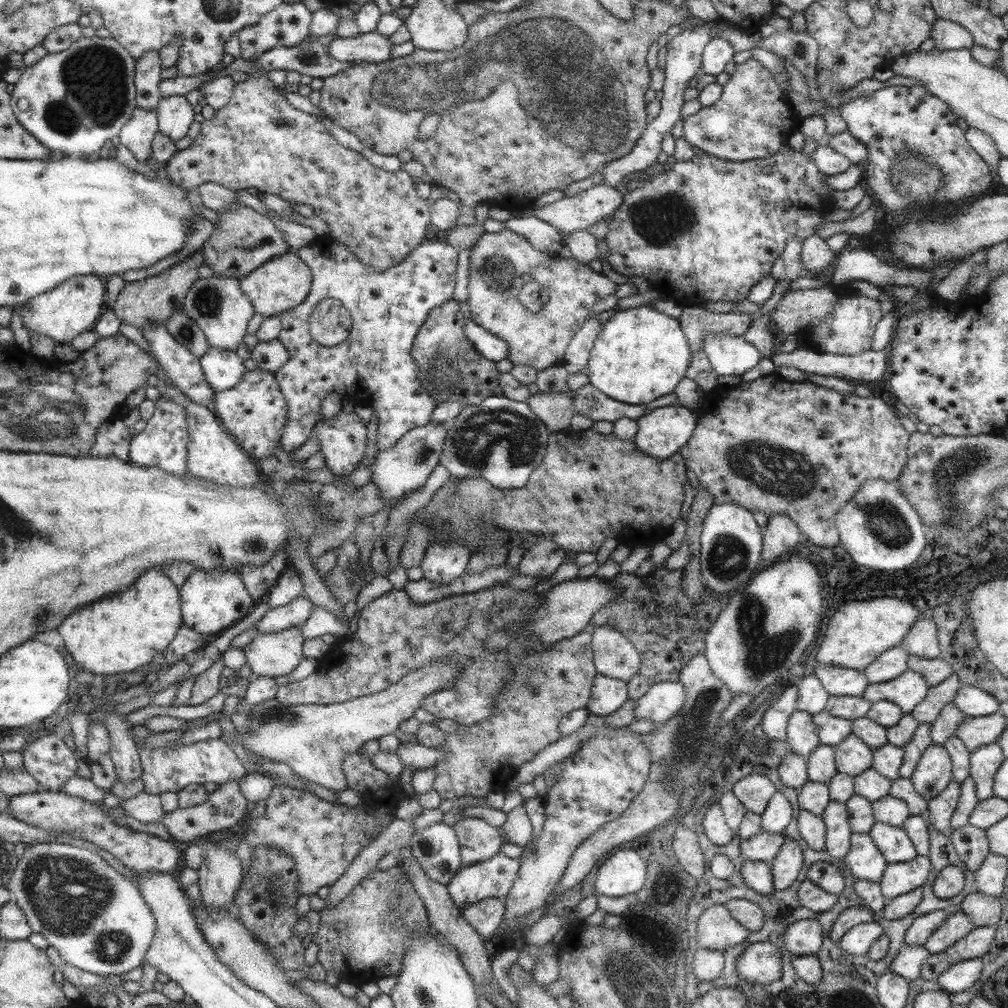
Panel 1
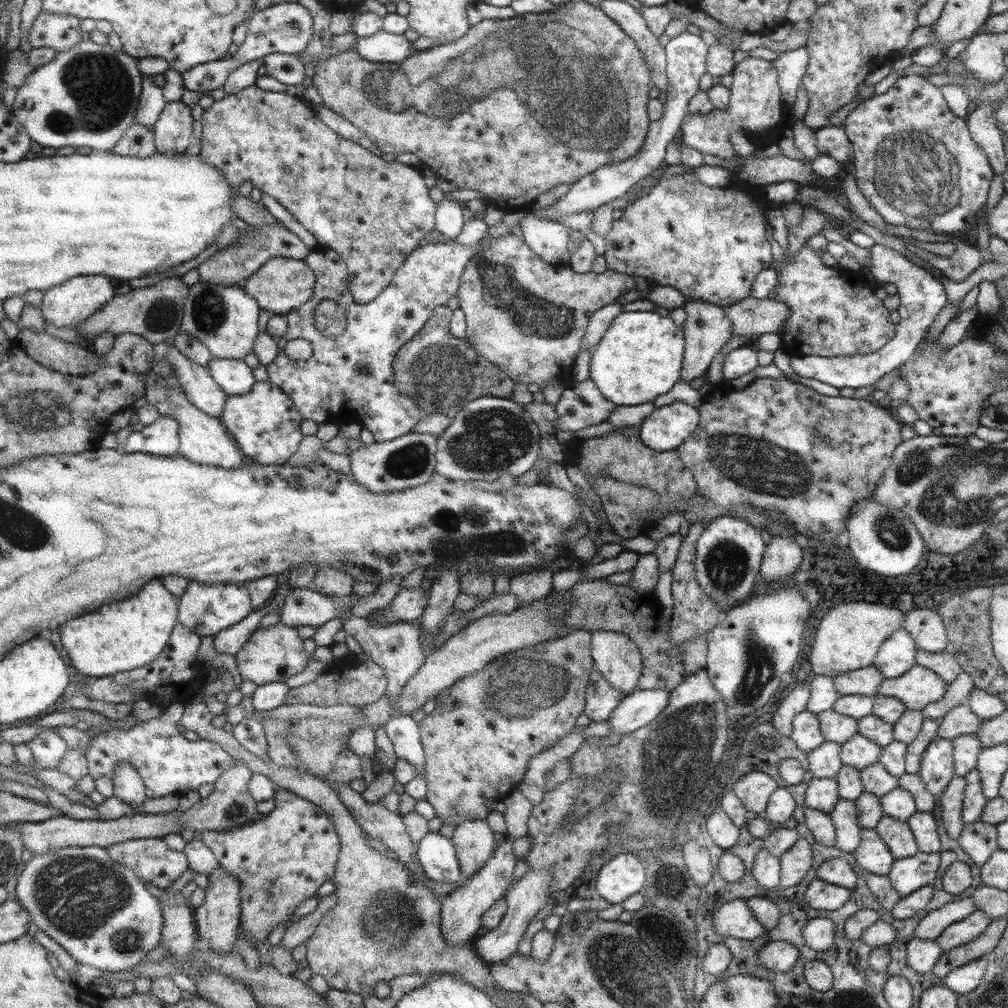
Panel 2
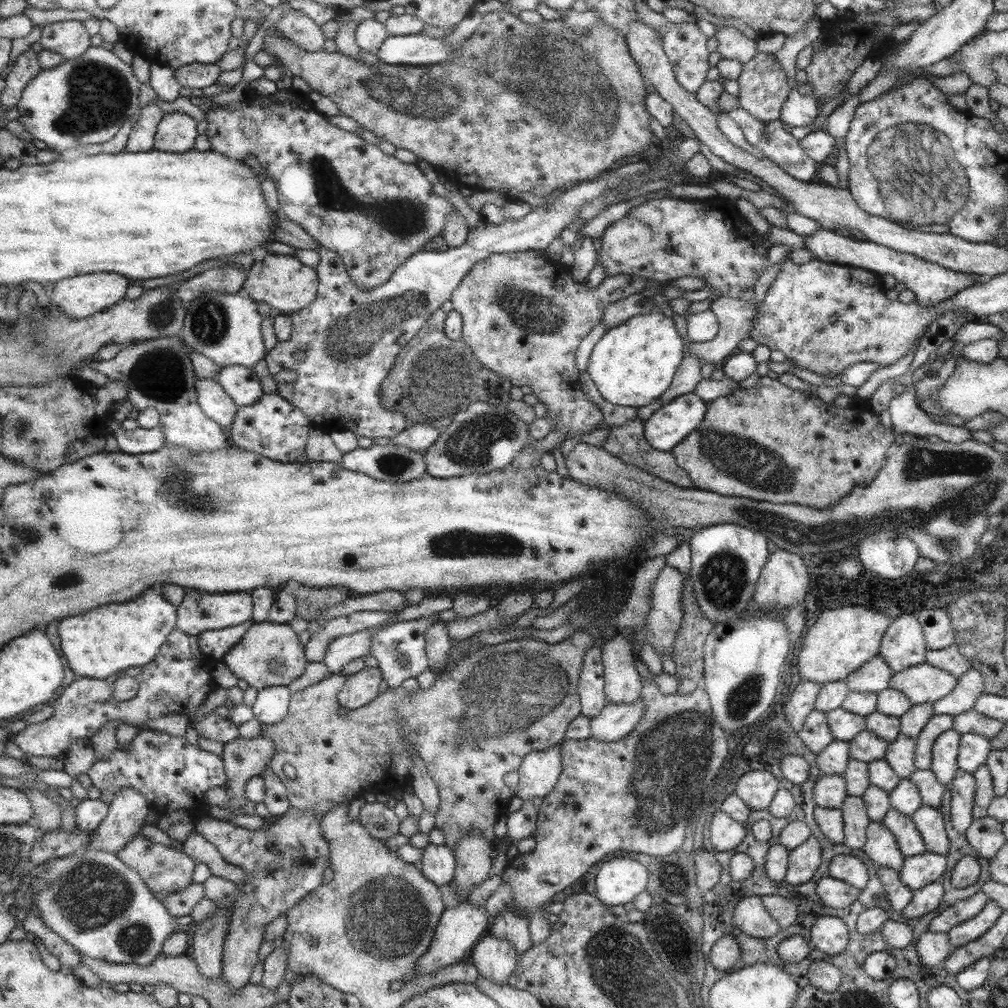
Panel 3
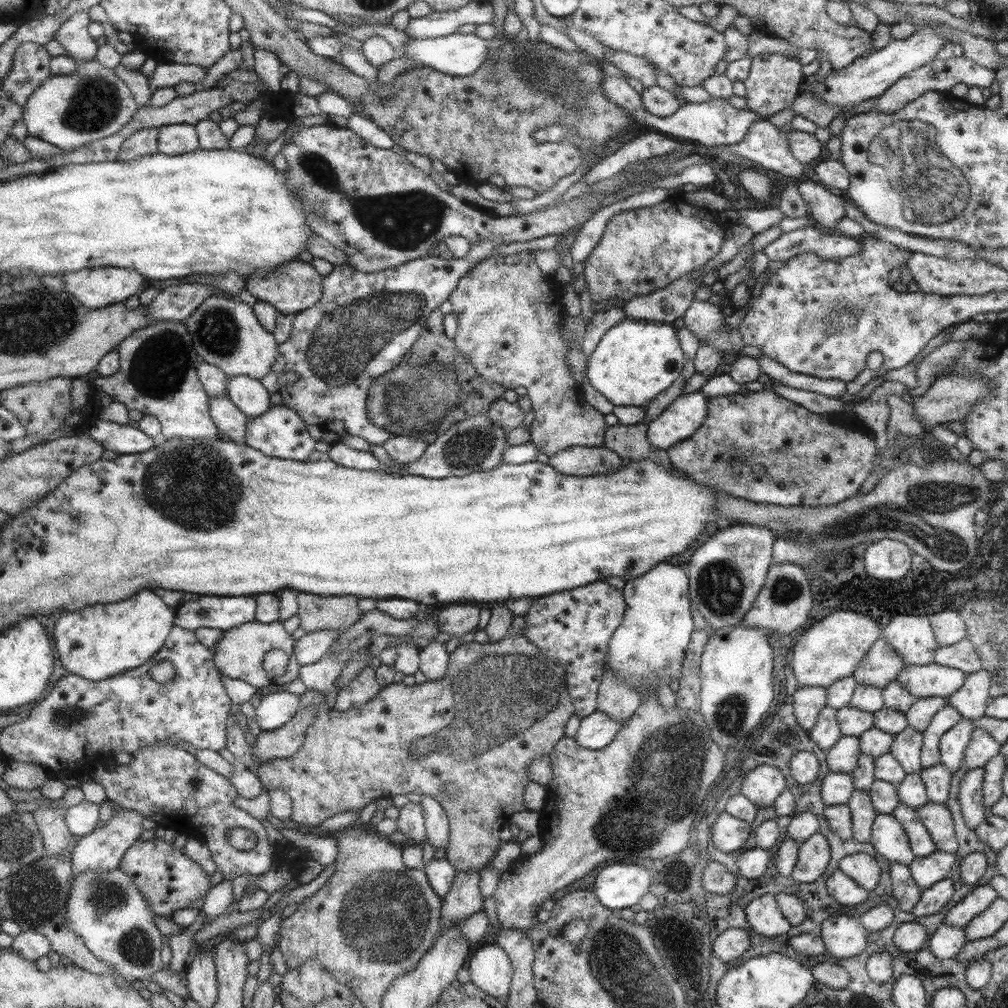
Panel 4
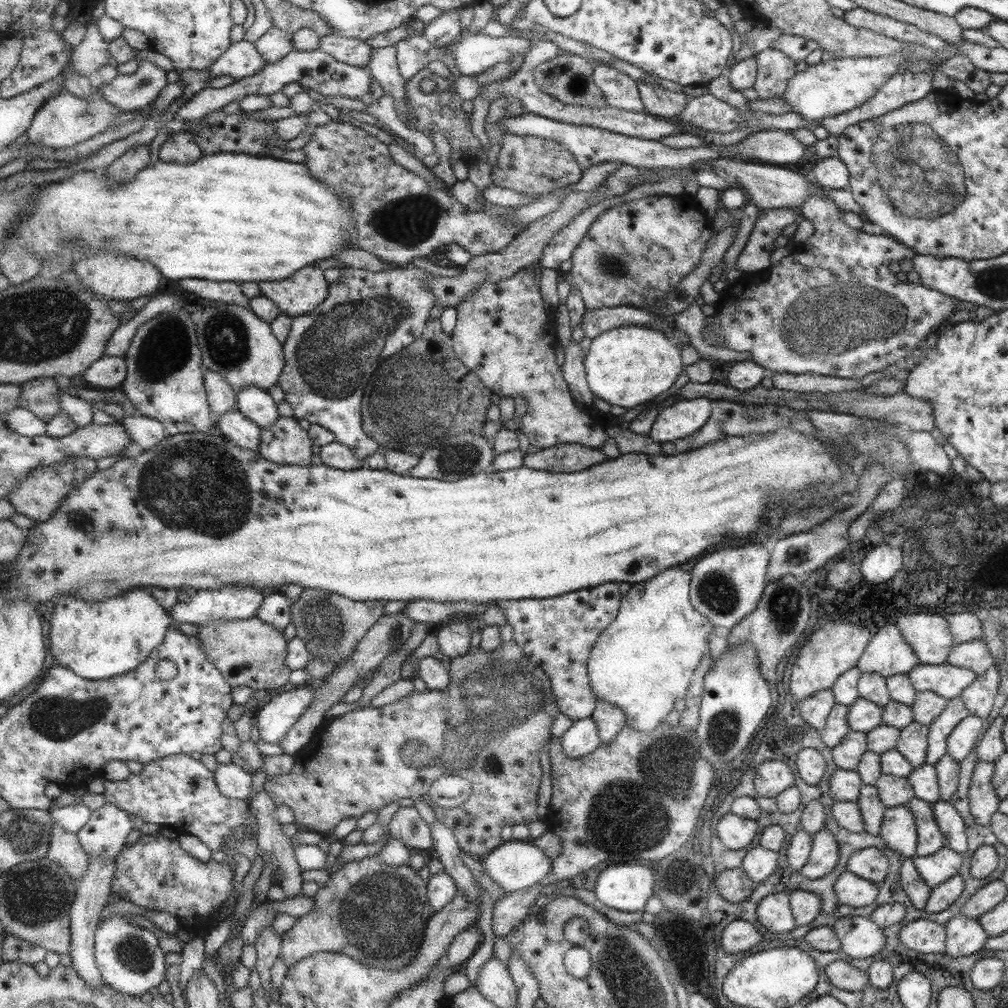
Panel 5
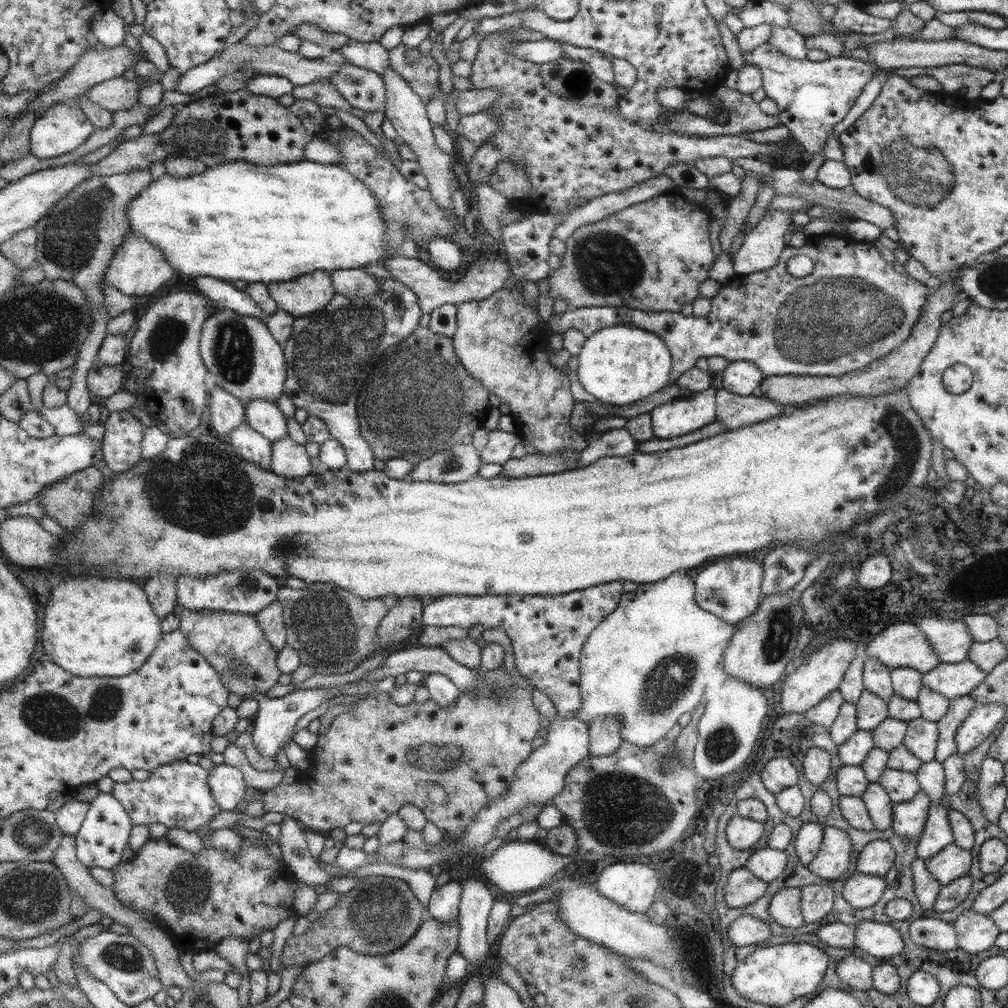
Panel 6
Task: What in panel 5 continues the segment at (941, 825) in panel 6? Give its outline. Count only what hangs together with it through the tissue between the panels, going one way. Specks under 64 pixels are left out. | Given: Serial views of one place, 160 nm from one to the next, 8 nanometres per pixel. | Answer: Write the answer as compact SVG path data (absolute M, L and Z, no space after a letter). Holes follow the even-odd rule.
M913 798L906 804L916 823L915 856L926 857L937 853L944 847L944 836L933 819L931 804L917 798Z

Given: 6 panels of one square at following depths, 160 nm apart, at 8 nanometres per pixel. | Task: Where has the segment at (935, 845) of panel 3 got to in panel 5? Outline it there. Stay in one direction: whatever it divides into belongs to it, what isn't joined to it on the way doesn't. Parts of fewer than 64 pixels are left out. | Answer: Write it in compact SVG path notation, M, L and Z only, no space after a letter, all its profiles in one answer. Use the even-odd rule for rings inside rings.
M947 801L933 802L931 808L933 819L944 836L944 847L948 847L963 856L967 850L967 838L961 817Z

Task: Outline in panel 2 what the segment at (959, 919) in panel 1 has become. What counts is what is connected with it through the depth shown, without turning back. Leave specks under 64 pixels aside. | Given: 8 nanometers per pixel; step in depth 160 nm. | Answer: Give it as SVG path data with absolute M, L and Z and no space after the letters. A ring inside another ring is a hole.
M974 910L963 920L945 927L934 941L942 951L949 951L956 946L975 940L986 929L989 921L991 921L990 918L987 918L980 910Z

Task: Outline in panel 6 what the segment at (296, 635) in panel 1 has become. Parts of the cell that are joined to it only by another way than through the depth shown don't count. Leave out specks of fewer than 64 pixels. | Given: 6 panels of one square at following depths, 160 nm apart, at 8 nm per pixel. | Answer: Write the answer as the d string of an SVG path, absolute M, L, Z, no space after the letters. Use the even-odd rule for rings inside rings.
M178 605L175 616L180 620L179 630L184 632L190 645L200 652L221 675L225 688L240 695L265 695L280 682L283 672L278 665L280 650L273 646L261 628L256 615L227 611L202 610L191 612Z

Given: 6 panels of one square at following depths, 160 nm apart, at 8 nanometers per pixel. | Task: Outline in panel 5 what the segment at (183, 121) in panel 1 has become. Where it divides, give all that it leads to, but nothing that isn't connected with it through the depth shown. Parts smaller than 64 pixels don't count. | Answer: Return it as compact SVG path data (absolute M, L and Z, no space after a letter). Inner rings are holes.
M183 130L169 135L158 152L159 160L176 163L197 162L203 155L203 149L196 138Z

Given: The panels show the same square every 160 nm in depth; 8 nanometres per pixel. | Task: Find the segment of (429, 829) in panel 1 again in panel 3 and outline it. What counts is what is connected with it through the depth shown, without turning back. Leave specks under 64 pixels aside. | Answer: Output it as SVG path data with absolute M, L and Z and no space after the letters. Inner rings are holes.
M435 844L426 845L420 862L422 864L421 874L437 887L452 881L455 876L456 859L449 847L435 846Z

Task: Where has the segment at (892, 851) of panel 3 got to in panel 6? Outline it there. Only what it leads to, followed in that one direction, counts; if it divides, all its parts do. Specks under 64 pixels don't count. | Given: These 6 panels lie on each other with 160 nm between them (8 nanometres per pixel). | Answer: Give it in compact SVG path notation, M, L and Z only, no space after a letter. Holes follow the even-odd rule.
M923 791L917 792L916 797L911 801L893 803L889 829L897 837L913 841L918 840L924 830L931 805L929 796L925 795Z

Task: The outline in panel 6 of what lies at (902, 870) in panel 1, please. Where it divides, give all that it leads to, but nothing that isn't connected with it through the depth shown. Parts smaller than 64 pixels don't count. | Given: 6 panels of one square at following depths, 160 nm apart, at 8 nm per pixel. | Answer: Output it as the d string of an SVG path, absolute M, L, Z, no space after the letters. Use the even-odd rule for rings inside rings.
M951 844L940 853L925 859L926 871L940 884L945 886L956 878L967 874L972 865L971 852Z

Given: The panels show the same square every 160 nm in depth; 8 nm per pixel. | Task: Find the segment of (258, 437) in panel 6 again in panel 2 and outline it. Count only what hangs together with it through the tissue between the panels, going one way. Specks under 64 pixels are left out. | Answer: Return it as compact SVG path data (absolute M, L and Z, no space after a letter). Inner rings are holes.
M172 341L168 342L170 349L165 355L176 370L179 382L184 386L184 391L190 401L207 414L221 418L228 396L222 386L213 378L212 371L205 366L189 360L181 354Z

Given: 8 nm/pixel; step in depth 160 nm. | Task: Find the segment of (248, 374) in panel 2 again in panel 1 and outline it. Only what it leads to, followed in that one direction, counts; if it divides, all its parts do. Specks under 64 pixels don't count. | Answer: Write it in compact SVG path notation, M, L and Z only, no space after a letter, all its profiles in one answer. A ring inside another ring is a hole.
M210 346L211 350L203 358L201 365L215 392L233 388L245 376L245 364L235 351L221 350Z

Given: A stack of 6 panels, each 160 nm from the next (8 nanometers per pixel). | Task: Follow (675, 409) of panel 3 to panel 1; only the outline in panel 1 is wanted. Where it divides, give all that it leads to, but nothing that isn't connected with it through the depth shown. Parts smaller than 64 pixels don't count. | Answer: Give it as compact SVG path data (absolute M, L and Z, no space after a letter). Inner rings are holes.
M683 405L650 410L635 421L637 432L632 442L645 454L665 460L687 444L696 429L696 417Z

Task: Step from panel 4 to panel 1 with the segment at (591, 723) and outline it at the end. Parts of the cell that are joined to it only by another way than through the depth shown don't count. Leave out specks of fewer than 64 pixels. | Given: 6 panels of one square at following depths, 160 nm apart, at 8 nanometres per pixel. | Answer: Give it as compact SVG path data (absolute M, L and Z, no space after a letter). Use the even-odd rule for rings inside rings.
M678 680L651 685L643 696L636 699L634 719L647 718L661 724L680 712L685 699L685 687Z

